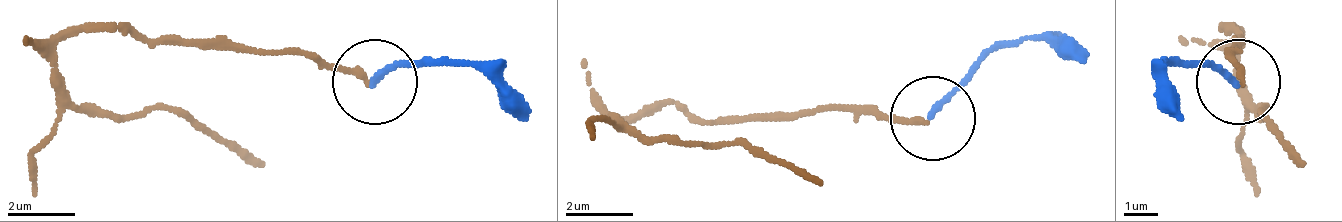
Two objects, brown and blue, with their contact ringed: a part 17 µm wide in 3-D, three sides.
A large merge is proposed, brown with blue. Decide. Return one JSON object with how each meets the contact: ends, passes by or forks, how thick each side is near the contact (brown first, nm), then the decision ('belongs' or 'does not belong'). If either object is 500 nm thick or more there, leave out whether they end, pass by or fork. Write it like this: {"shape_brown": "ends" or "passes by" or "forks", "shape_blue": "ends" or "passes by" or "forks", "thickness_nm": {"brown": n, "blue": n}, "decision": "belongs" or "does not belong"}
{"shape_brown": "ends", "shape_blue": "ends", "thickness_nm": {"brown": 200, "blue": 190}, "decision": "belongs"}

